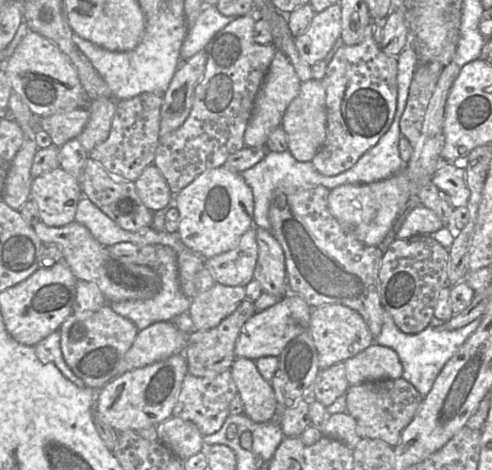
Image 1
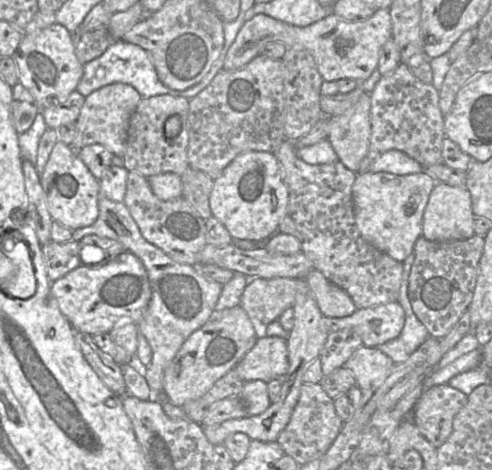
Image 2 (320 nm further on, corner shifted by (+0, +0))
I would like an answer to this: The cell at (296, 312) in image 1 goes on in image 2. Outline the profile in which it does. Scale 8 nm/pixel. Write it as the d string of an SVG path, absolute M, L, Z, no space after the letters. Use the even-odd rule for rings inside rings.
M276 336L259 337L236 366L238 376L243 382L260 380L268 383L276 378L284 377L288 371L288 351L286 340Z

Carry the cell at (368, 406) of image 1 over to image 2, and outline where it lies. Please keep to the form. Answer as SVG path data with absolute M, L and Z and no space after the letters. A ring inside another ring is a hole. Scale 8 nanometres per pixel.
M448 384L434 385L424 389L409 418L438 448L452 433L453 419L467 401L468 395Z

